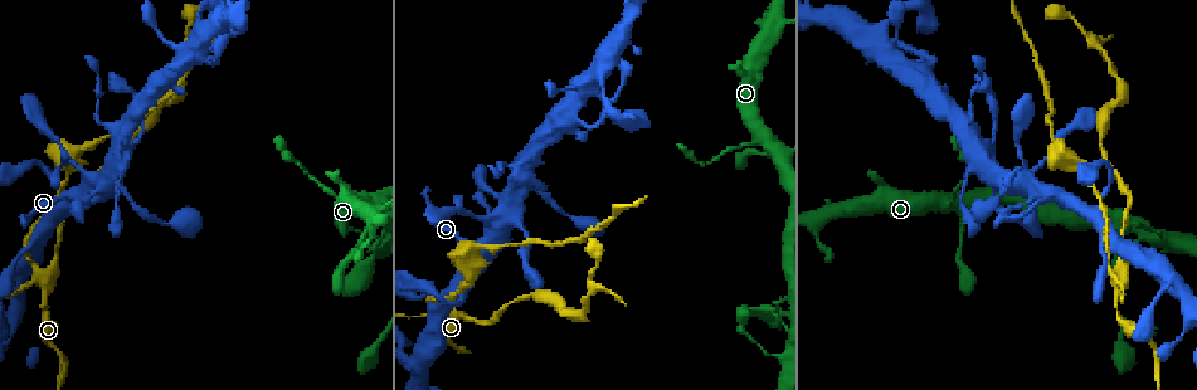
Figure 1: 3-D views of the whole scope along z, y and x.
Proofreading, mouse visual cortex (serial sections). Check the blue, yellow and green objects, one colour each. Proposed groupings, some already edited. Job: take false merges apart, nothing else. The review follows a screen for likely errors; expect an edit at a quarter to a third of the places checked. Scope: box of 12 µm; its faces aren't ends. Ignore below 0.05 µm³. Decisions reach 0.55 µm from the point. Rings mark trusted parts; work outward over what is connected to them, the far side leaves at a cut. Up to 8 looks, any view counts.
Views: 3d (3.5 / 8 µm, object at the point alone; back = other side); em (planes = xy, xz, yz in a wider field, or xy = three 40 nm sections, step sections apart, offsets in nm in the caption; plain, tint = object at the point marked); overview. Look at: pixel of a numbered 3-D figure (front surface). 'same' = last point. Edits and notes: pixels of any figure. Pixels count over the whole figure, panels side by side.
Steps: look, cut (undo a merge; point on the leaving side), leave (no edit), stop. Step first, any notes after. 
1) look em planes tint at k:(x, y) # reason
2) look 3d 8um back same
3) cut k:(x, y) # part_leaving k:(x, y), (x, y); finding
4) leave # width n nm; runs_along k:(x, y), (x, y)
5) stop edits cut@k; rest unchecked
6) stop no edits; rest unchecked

look 3d 3.5um at 1:(118, 211) # calibre changes

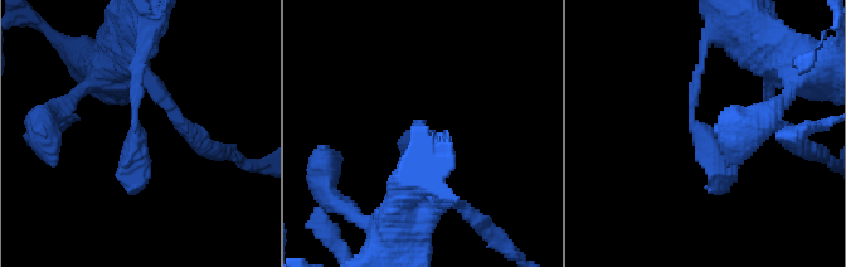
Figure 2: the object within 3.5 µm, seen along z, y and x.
leave # runs_along 2:(703, 49), (693, 122), (729, 192); continuous, no second cell

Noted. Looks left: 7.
look 3d 8um at 1:(876, 31) # arms part here

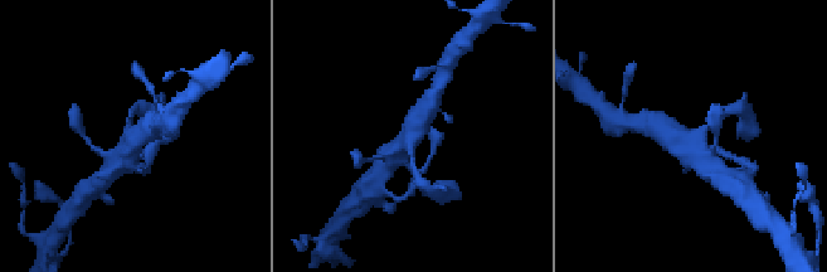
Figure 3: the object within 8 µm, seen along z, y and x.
look em xy step 1 tint at 3:(696, 138) # need the tissue

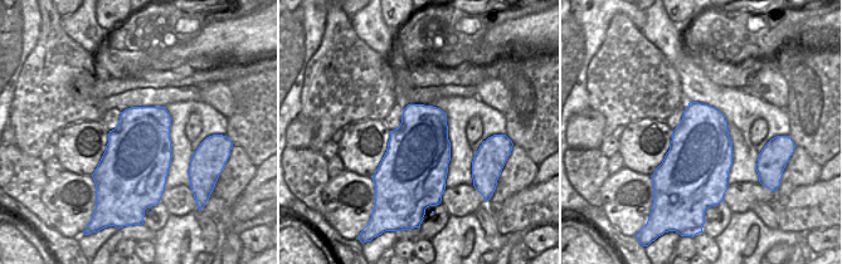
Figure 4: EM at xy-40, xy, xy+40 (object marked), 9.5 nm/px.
leave # width 600 nm; runs_along 3:(713, 170), (662, 130); one cell here

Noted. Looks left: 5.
look 3d 8um at 1:(1119, 282) # sudden change in width

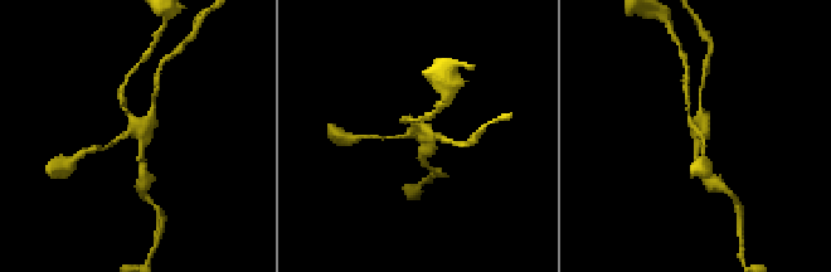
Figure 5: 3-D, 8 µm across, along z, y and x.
look 3d 3.5um at 5:(140, 137)

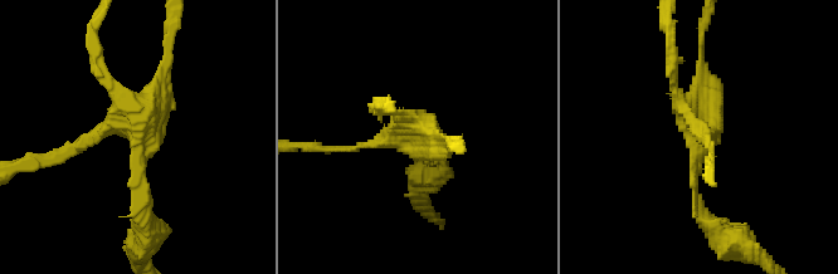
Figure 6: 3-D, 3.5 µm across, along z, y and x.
look em xy step 2 tint at 6:(140, 129) # arms 4; arm_widths 100, 150, 150, 200 nm

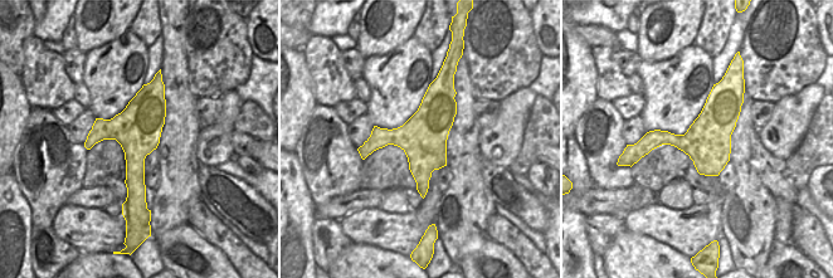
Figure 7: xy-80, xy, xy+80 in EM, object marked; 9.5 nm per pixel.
leave # runs_along 6:(146, 211), (139, 118), (100, 64); continuous, no second cell

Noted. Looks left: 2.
stop no edits; rest unchecked

